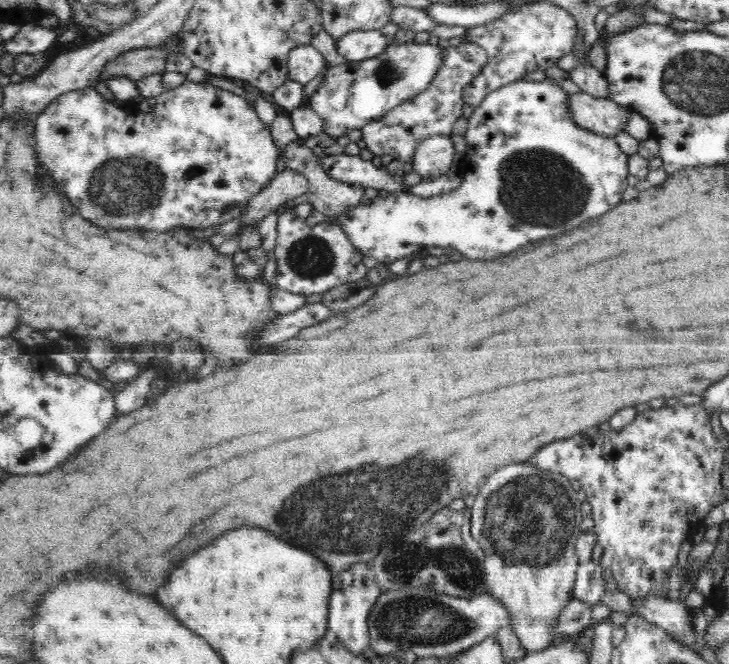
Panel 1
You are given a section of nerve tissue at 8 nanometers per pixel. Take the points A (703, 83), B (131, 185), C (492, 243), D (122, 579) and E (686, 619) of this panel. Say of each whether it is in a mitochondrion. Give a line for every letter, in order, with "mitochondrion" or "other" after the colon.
A: mitochondrion
B: mitochondrion
C: other
D: other
E: other

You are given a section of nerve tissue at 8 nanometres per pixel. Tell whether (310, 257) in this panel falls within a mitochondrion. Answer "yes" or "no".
yes

